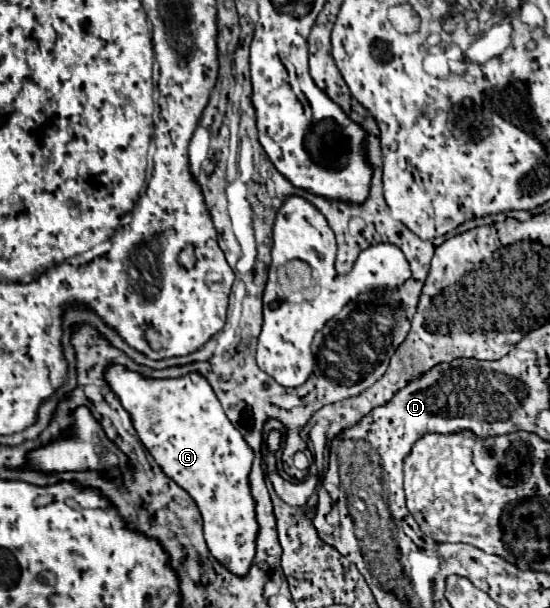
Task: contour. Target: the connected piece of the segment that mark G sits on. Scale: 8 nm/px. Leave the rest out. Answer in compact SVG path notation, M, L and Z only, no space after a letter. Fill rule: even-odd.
M117 363L105 369L103 379L109 385L109 389L119 397L123 409L129 413L133 421L133 427L141 443L153 455L163 473L181 489L185 489L197 503L203 515L203 535L211 555L235 575L245 575L255 557L255 537L259 529L255 521L255 501L251 497L247 477L251 471L253 451L227 419L209 381L201 373L187 373L175 379L149 379Z

